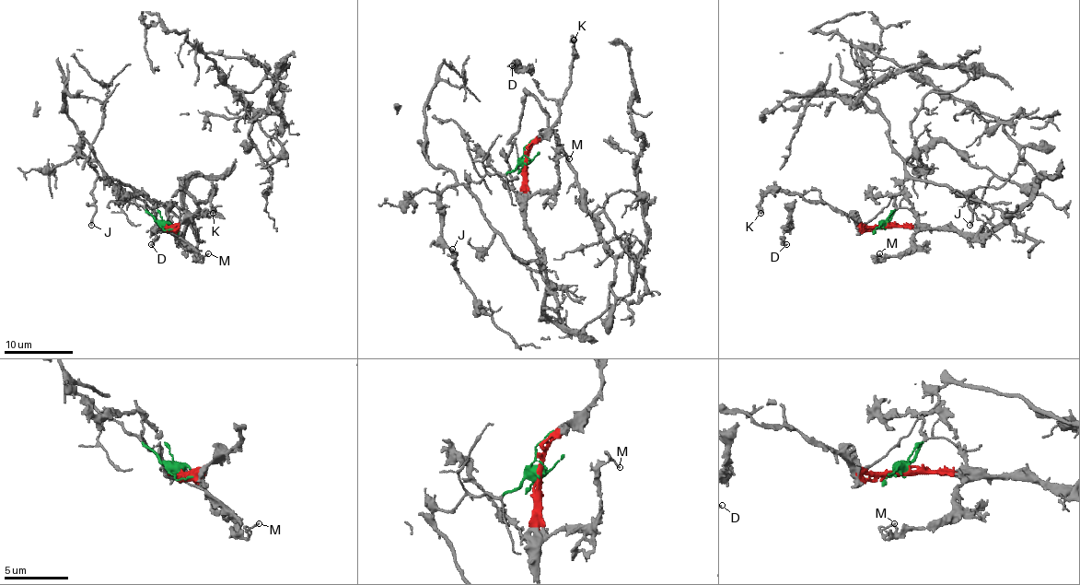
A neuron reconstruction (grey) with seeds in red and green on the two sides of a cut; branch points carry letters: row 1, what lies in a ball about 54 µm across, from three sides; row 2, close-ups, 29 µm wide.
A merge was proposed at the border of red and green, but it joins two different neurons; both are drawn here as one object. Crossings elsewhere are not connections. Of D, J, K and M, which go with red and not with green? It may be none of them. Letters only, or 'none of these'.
D, K, M

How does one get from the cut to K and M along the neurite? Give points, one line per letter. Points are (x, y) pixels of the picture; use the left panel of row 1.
K: (165, 226), (179, 226), (201, 202), (206, 202), (211, 192), (213, 214)
M: (165, 226), (197, 253), (199, 262), (208, 253)

